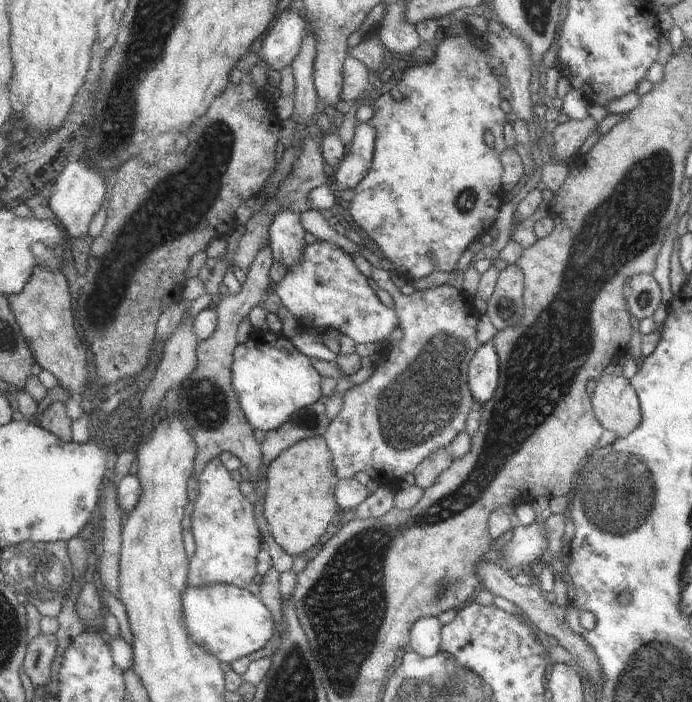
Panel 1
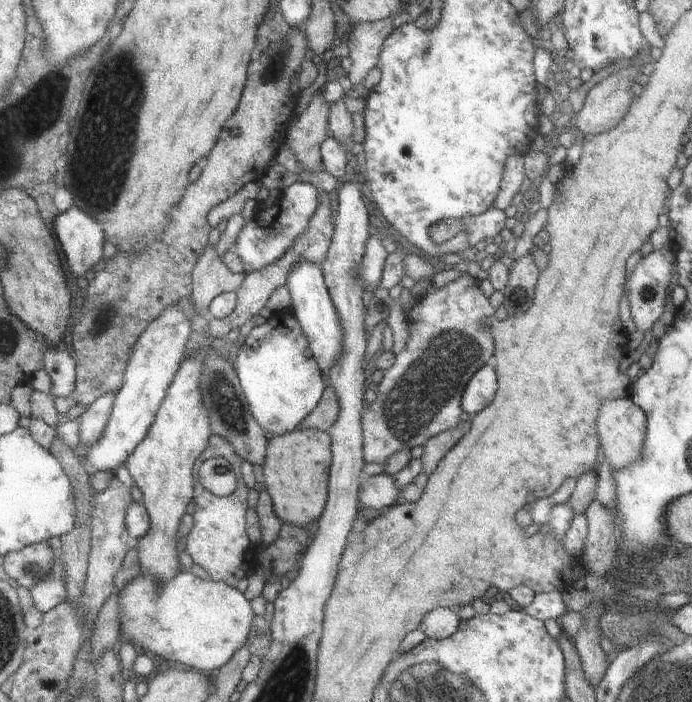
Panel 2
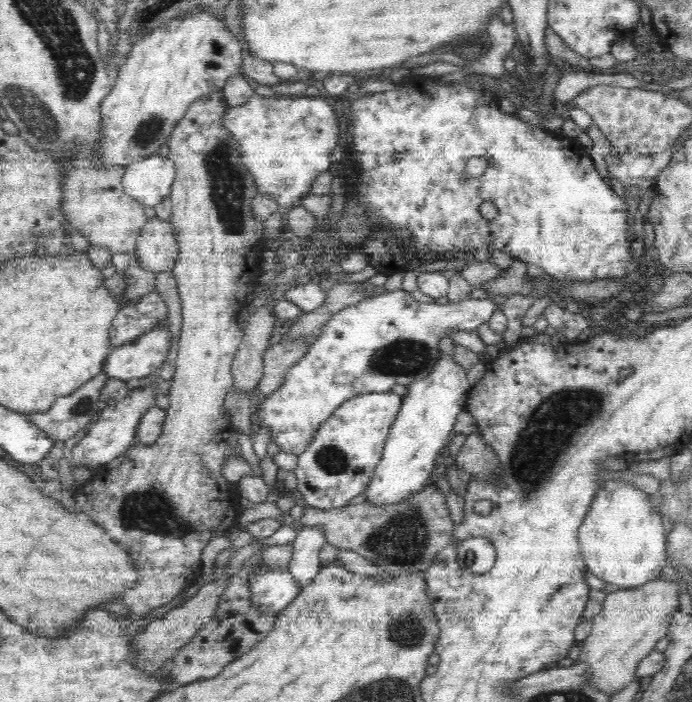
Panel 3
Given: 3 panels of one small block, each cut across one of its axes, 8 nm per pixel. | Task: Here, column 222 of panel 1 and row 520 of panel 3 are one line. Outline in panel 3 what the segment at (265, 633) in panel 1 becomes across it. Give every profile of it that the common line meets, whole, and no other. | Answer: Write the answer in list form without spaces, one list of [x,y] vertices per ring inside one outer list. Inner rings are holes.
[[[626,479],[604,481],[602,488],[595,492],[588,514],[584,517],[578,532],[581,553],[586,560],[586,571],[608,584],[620,588],[644,588],[656,580],[667,564],[667,533],[662,517],[652,510],[648,494],[627,482]]]

